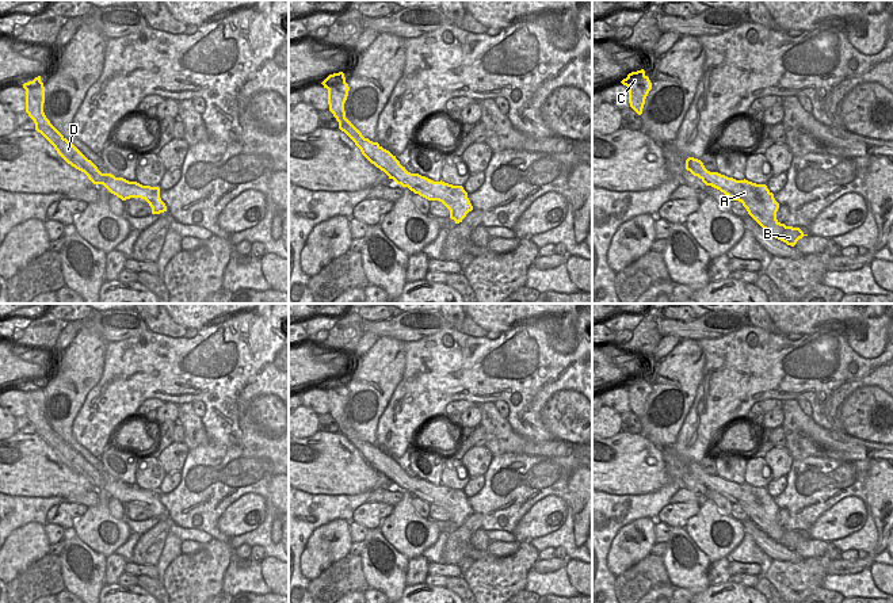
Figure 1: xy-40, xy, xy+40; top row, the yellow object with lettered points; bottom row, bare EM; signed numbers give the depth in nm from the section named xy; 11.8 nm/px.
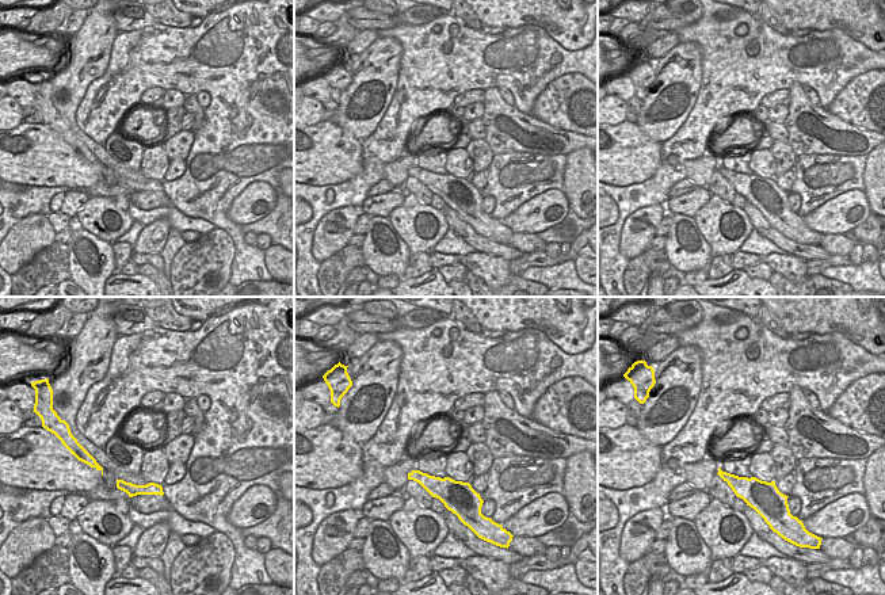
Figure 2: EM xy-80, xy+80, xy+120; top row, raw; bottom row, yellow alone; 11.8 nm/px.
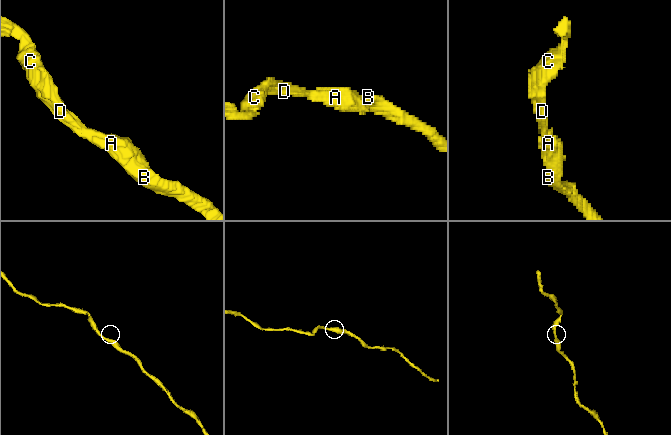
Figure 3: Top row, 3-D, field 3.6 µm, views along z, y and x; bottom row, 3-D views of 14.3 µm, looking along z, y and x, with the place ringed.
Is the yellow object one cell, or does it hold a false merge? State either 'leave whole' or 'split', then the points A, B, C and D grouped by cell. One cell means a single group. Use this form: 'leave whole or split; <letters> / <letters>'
leave whole; A B C D

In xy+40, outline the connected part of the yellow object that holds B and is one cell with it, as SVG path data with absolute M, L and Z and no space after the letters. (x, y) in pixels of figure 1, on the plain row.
M688 461L686 473L698 480L706 489L711 489L732 504L739 504L748 518L771 539L794 550L805 538L799 531L786 530L776 523L779 507L766 488L756 488L748 484L736 484L718 476L710 476L698 462Z

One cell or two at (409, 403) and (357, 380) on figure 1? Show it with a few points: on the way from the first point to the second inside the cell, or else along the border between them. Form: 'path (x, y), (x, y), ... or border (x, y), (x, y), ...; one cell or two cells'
border (404, 365), (401, 381), (377, 423); two cells

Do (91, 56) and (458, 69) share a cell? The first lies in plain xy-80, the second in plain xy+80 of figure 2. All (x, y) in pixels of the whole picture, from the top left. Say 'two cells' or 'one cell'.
two cells

